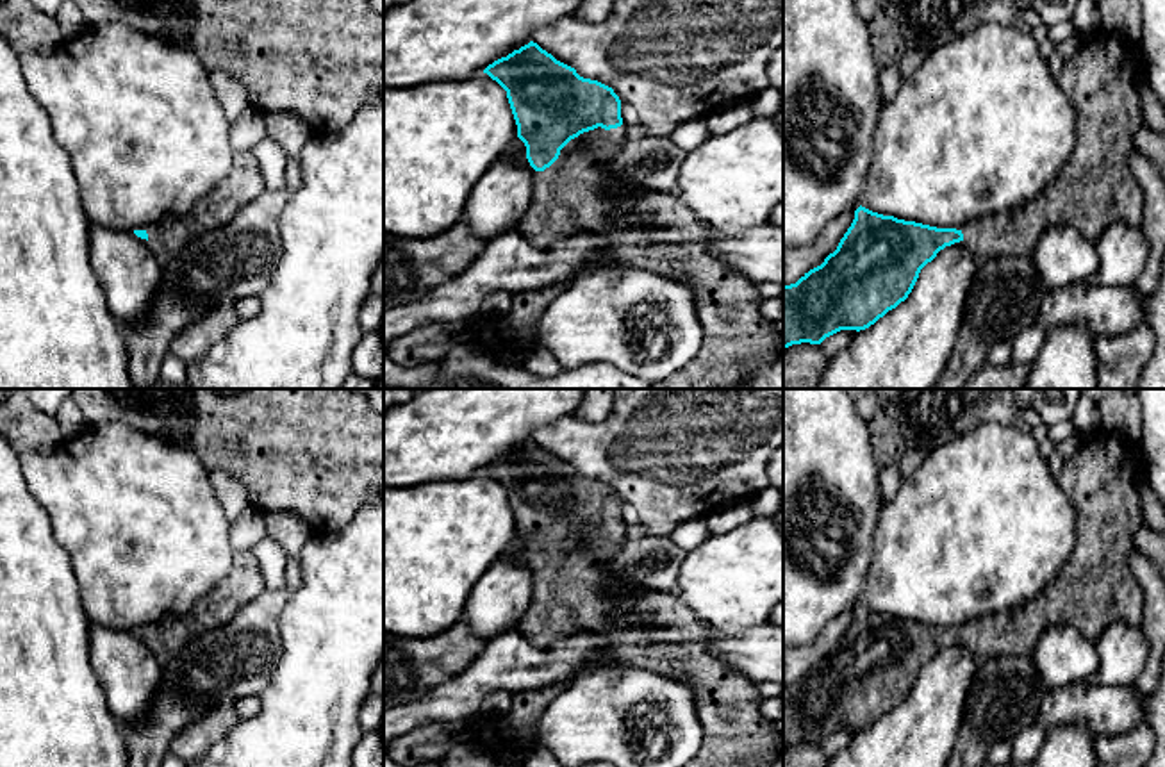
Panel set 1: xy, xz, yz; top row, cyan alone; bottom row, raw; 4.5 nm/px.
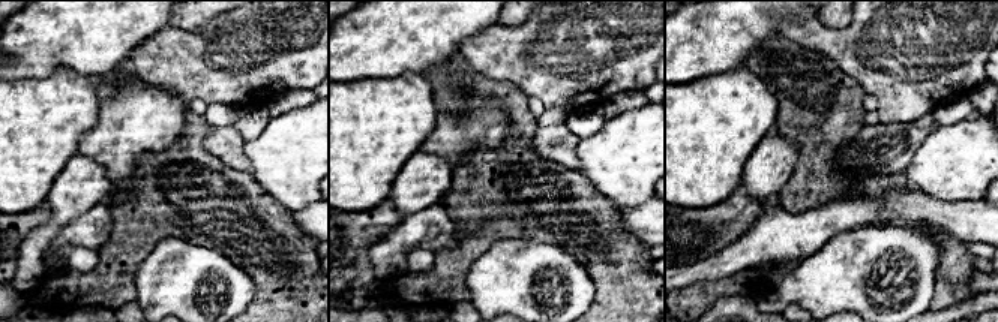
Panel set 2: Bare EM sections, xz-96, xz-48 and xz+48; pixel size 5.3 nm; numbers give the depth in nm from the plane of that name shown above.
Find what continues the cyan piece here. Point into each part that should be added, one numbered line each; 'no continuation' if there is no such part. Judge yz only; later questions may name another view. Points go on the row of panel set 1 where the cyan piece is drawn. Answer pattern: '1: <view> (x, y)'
1: yz (1096, 186)

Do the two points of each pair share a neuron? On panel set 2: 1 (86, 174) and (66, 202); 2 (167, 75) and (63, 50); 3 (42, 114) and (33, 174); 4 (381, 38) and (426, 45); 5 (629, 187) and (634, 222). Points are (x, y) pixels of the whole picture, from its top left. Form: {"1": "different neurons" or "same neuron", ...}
{"1": "same neuron", "2": "different neurons", "3": "same neuron", "4": "same neuron", "5": "different neurons"}

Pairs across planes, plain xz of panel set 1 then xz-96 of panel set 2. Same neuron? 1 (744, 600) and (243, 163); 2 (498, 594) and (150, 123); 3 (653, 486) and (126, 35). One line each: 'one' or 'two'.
1: two
2: two
3: two

